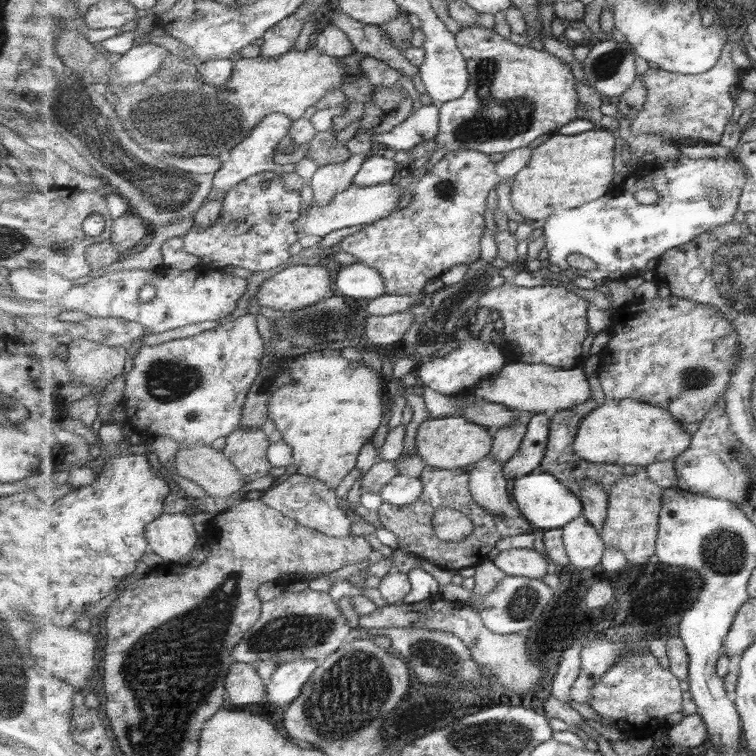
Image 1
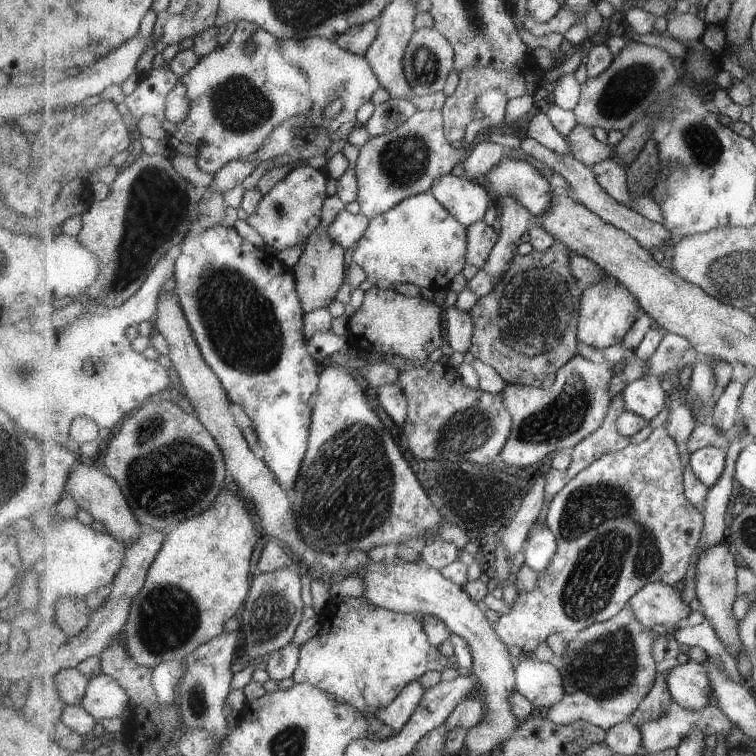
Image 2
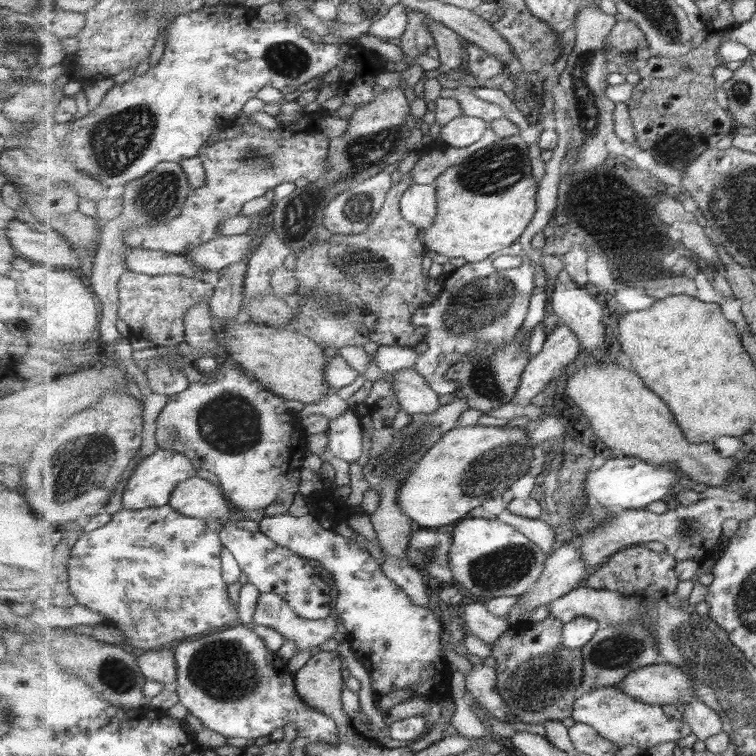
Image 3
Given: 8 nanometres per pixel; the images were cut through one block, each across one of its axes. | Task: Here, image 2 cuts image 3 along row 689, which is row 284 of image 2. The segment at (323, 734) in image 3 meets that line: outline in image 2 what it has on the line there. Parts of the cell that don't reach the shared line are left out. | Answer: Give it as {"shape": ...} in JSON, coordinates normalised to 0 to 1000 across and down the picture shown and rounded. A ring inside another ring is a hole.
{"shape":[[[284,298],[269,304],[262,300],[257,302],[255,306],[245,311],[242,320],[237,325],[239,333],[233,341],[230,384],[243,407],[251,437],[255,437],[258,450],[261,450],[263,460],[267,463],[269,471],[276,480],[276,484],[284,491],[284,495],[288,495],[288,499],[294,501],[295,511],[299,512],[304,529],[308,533],[316,534],[332,558],[335,558],[340,573],[340,585],[351,598],[348,604],[349,610],[357,616],[358,622],[362,623],[368,638],[373,643],[377,643],[377,646],[385,646],[385,643],[393,638],[393,632],[398,630],[398,622],[401,622],[401,608],[403,608],[410,585],[413,532],[417,528],[425,497],[425,495],[419,492],[419,478],[411,471],[411,466],[406,463],[406,448],[399,438],[401,418],[403,418],[406,413],[399,406],[399,396],[397,396],[394,390],[389,357],[374,349],[365,337],[353,335],[351,331],[324,317],[324,315],[319,315],[310,300],[298,302],[298,299]]]}

